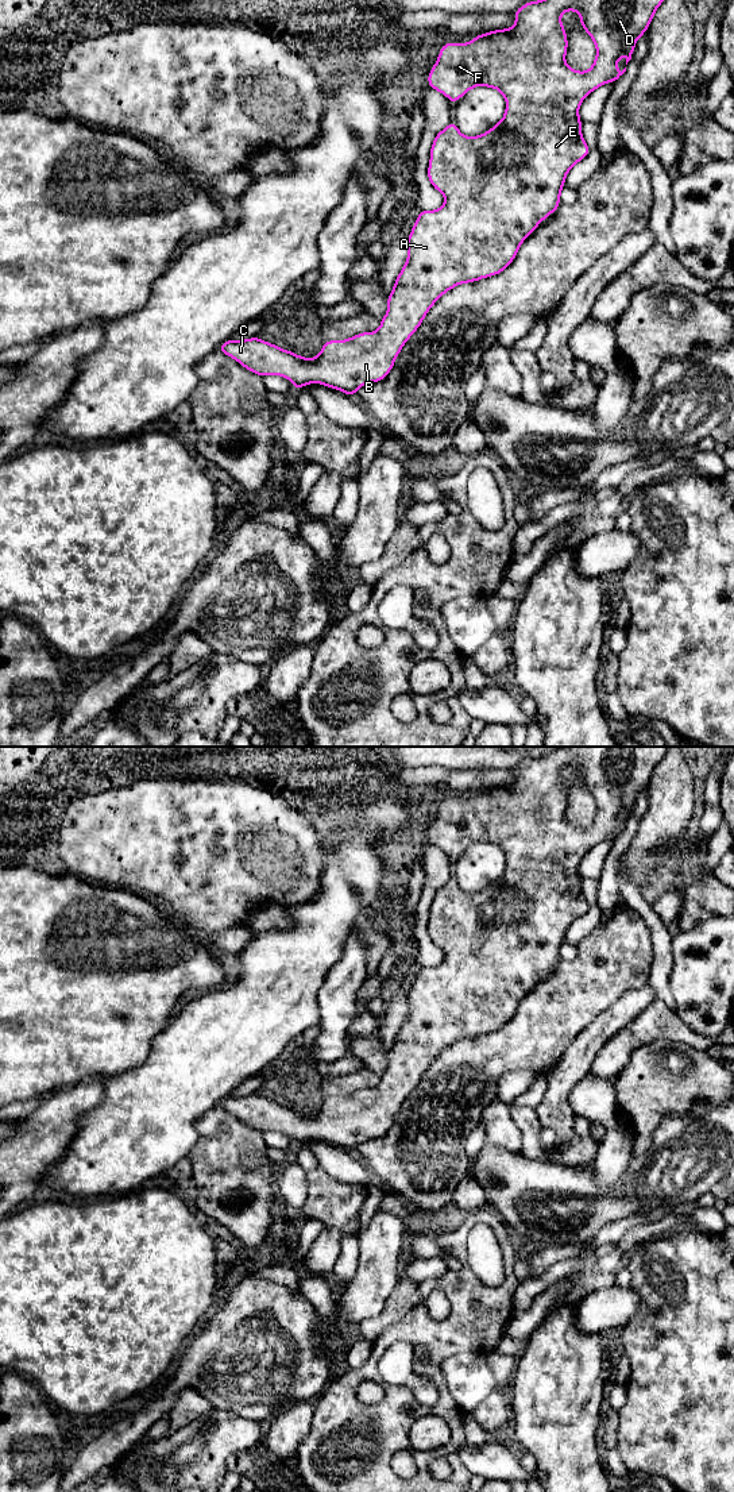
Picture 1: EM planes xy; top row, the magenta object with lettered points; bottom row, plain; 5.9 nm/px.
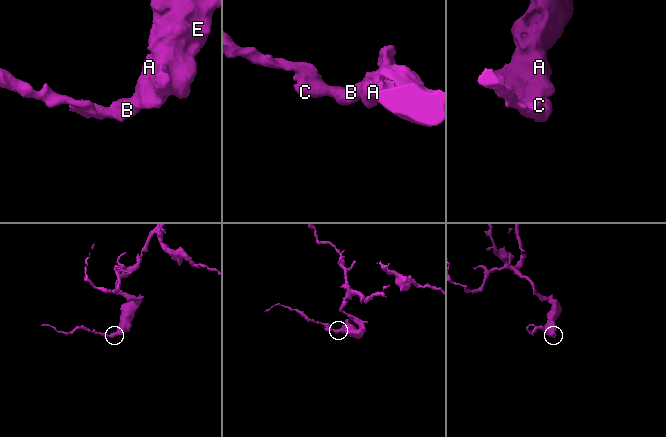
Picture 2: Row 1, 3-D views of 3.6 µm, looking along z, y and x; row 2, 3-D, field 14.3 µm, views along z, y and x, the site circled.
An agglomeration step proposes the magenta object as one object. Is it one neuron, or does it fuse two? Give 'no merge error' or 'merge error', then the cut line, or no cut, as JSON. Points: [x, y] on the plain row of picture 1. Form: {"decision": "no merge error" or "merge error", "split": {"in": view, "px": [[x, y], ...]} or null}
{"decision": "no merge error", "split": null}

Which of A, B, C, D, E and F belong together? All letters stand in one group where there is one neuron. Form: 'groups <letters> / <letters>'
groups A B C D E F

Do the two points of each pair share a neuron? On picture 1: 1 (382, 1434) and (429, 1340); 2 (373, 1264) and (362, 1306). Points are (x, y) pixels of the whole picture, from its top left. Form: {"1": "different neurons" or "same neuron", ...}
{"1": "same neuron", "2": "same neuron"}

